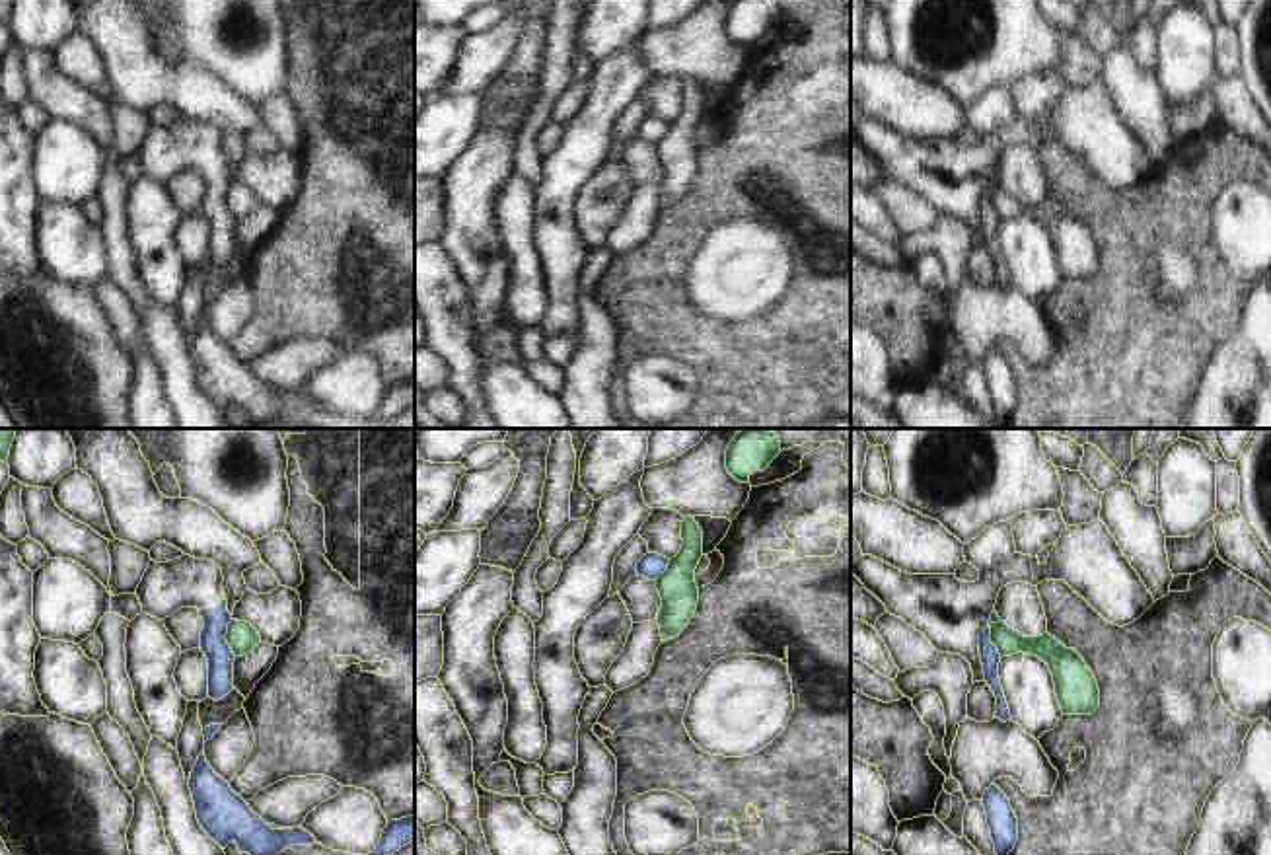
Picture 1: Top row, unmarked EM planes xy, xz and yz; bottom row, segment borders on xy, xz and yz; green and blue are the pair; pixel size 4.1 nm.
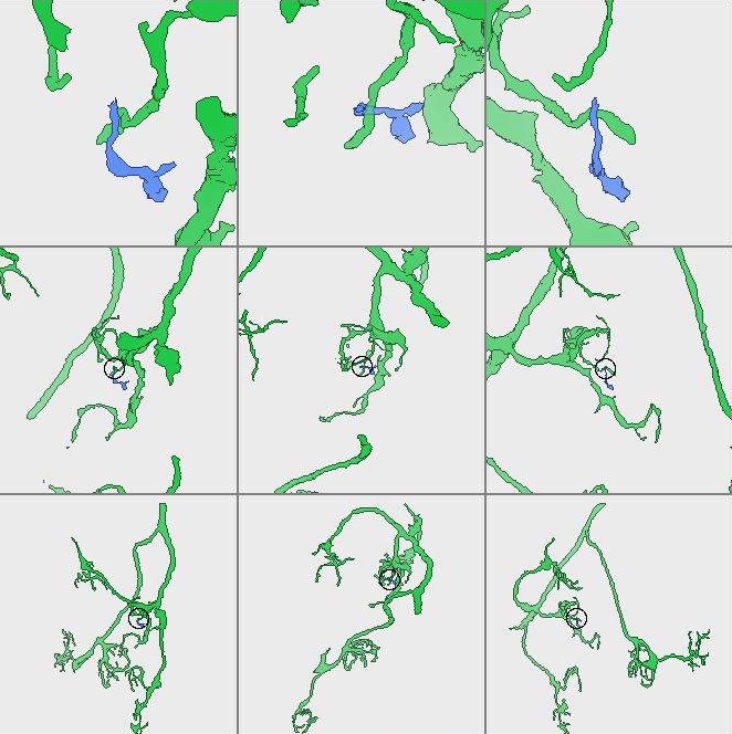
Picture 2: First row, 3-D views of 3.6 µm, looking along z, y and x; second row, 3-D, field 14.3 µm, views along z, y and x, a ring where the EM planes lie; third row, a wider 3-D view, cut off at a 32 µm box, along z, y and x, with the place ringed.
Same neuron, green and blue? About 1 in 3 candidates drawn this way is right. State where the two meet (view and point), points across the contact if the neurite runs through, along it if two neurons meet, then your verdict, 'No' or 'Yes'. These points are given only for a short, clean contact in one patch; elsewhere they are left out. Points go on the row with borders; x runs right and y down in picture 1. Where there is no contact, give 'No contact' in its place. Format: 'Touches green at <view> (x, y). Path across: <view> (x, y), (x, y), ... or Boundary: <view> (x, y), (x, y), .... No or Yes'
Touches green at yz (989, 637). Boundary: yz (999, 620), (989, 626), (989, 641), (1001, 657). No.

